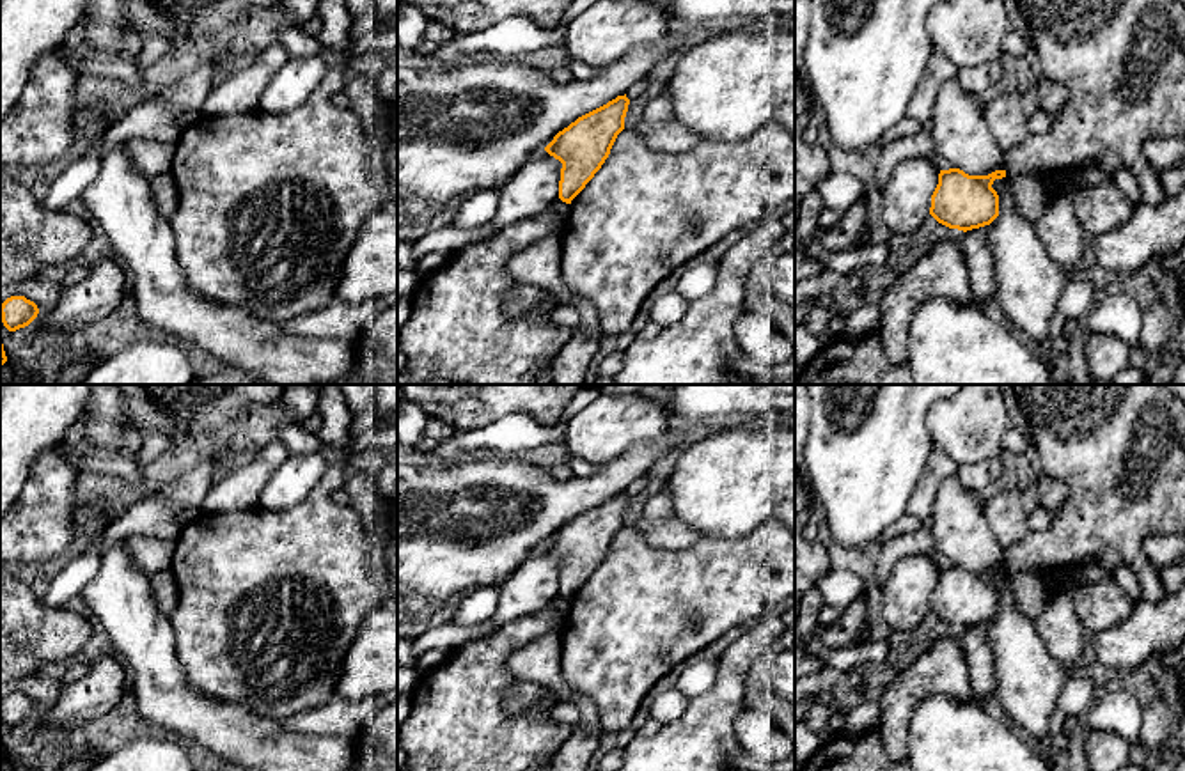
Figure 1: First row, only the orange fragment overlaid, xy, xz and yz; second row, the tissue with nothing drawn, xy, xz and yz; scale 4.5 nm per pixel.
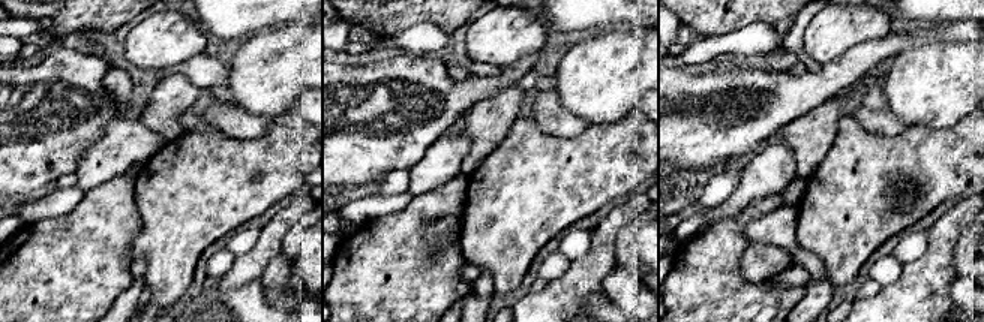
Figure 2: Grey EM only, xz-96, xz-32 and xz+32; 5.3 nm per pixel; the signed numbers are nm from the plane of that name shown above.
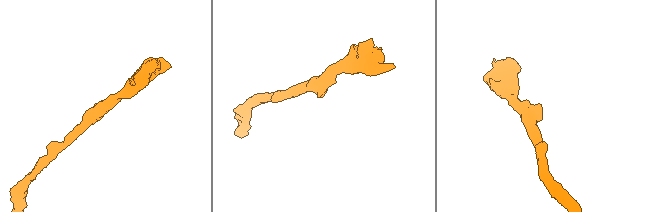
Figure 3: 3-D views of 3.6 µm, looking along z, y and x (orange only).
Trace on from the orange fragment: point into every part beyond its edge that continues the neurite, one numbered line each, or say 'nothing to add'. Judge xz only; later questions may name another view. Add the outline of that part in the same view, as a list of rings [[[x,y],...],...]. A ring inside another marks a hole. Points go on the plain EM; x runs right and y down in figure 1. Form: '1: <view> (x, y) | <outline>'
nothing to add

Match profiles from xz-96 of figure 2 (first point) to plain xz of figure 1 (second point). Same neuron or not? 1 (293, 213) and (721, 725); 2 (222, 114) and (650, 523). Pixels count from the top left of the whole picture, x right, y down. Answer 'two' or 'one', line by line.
1: one
2: one

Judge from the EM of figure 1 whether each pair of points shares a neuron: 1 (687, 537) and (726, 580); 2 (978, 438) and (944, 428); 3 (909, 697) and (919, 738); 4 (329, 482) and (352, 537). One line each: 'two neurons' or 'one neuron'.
1: two neurons
2: one neuron
3: two neurons
4: one neuron

